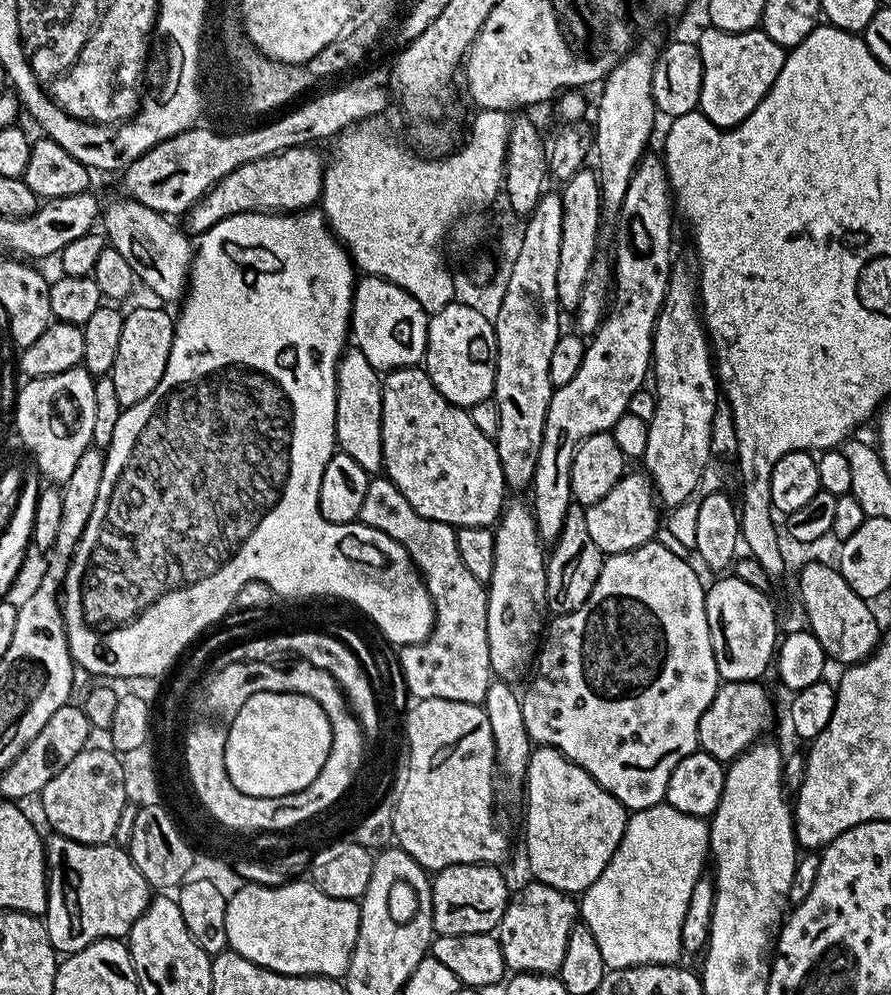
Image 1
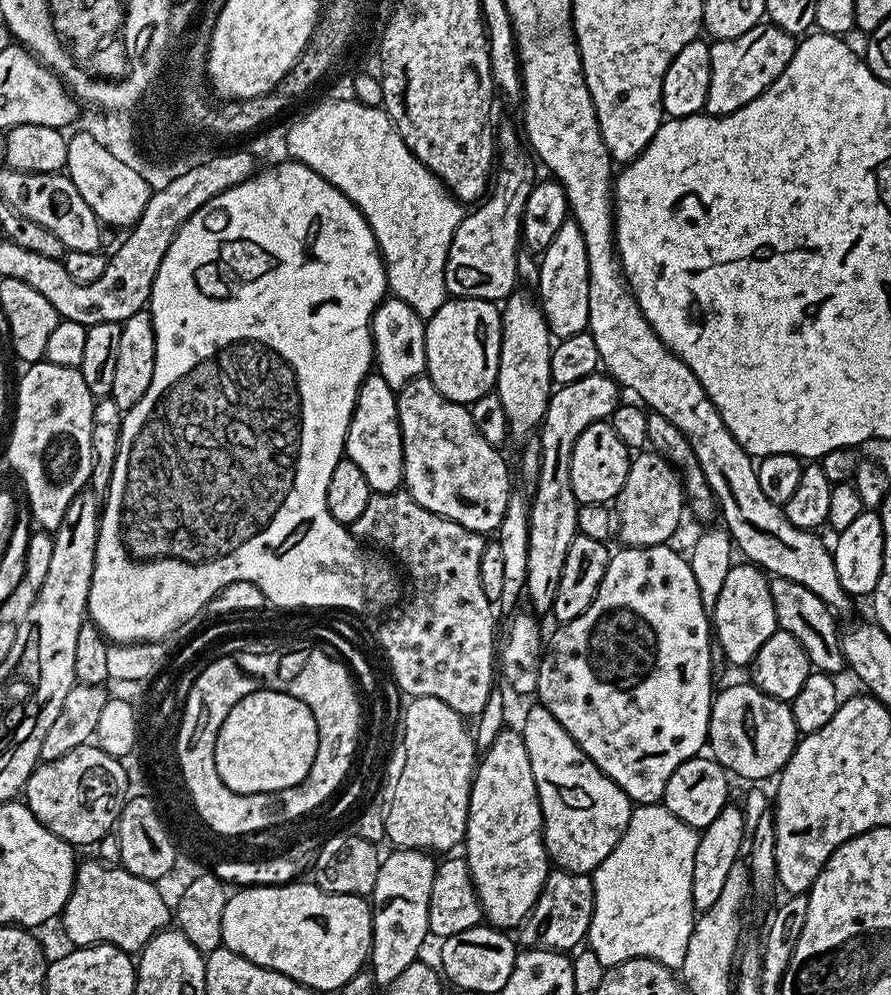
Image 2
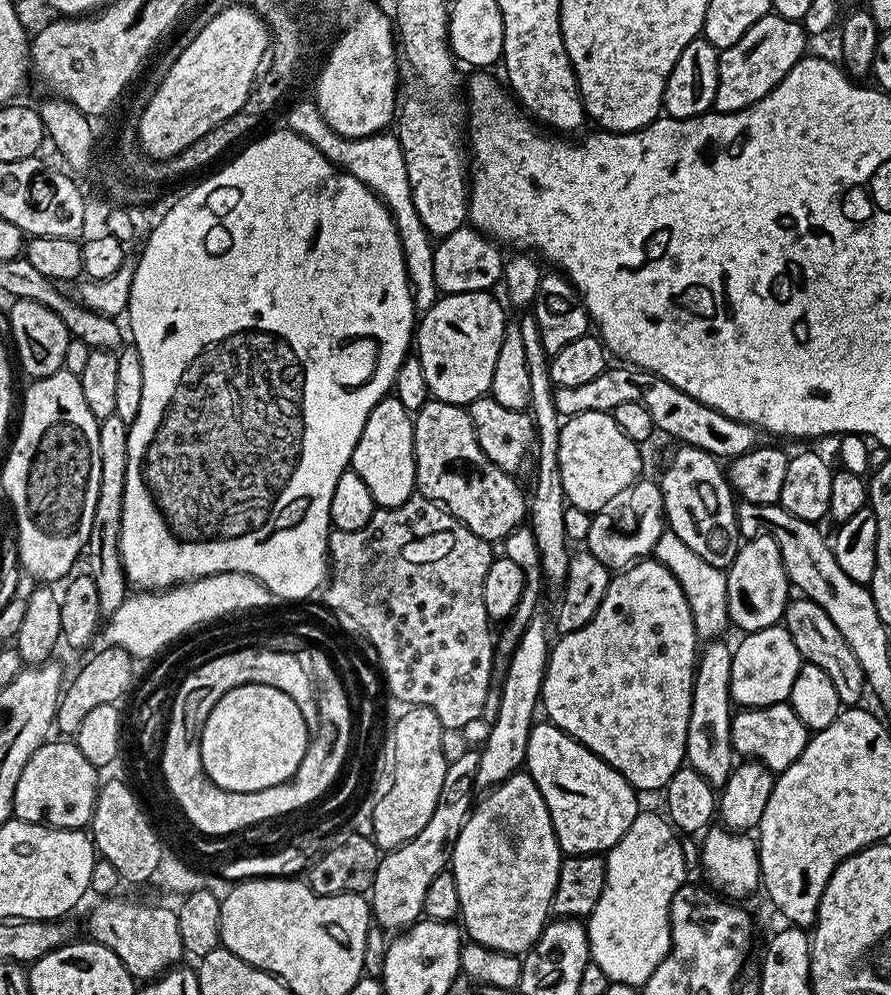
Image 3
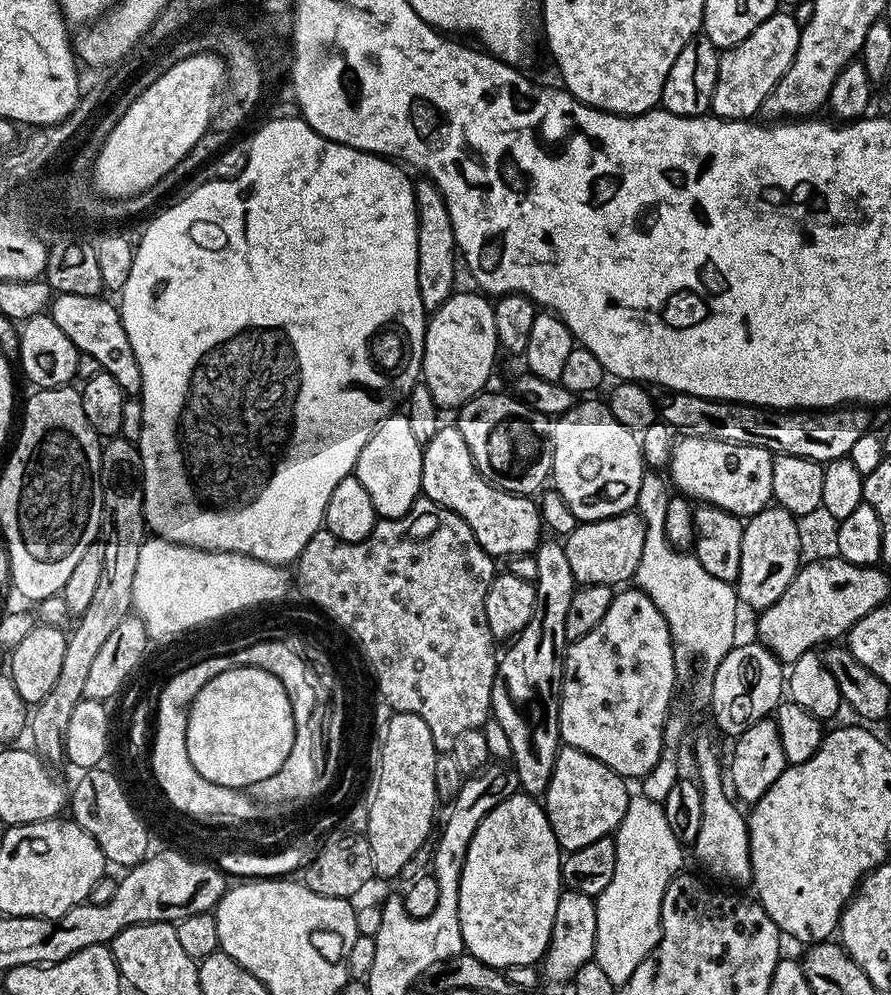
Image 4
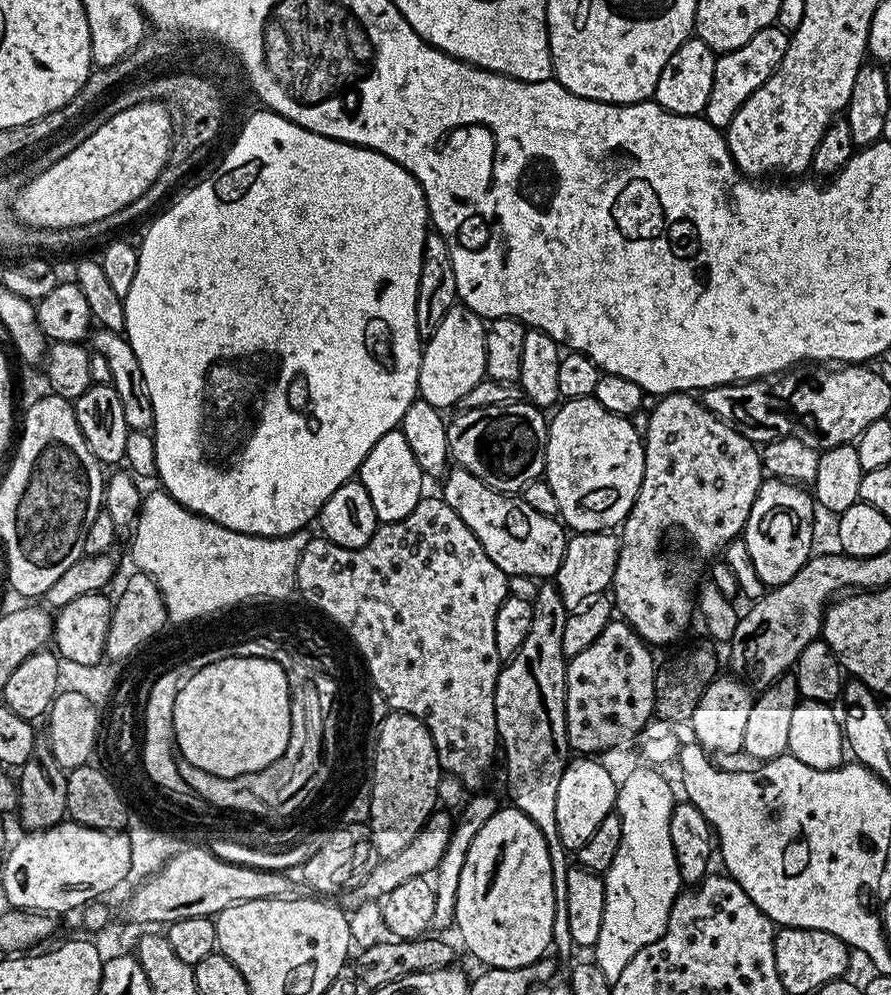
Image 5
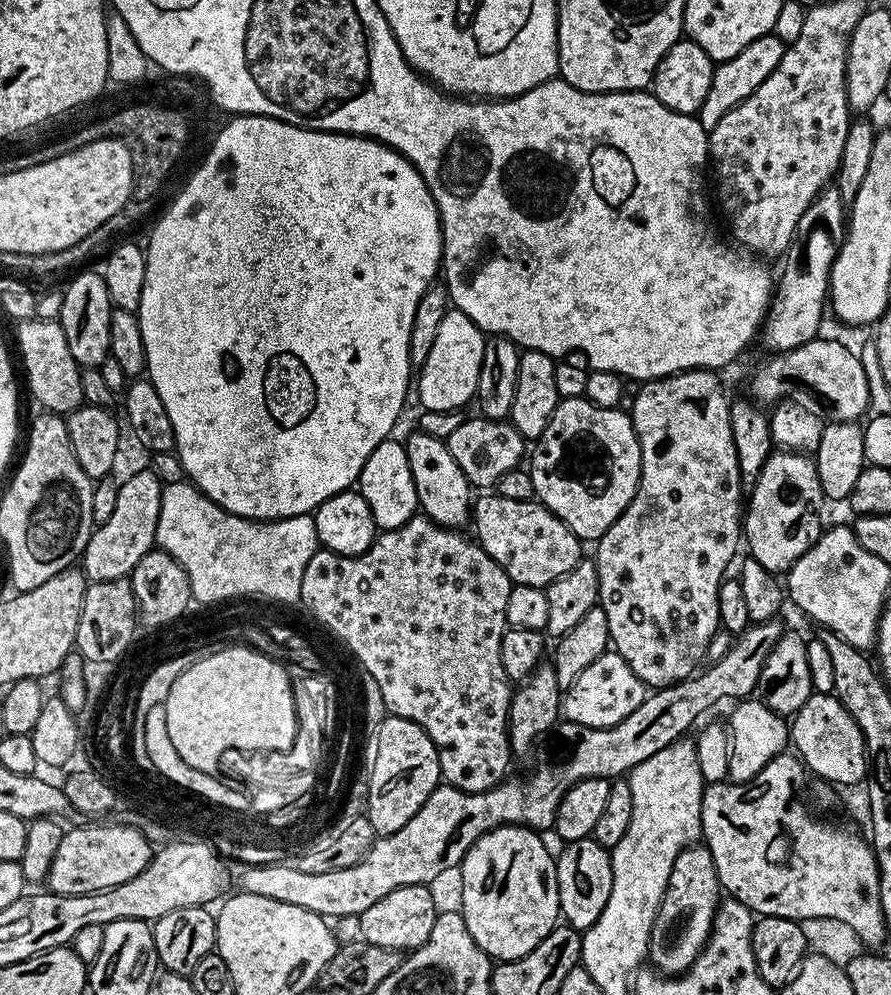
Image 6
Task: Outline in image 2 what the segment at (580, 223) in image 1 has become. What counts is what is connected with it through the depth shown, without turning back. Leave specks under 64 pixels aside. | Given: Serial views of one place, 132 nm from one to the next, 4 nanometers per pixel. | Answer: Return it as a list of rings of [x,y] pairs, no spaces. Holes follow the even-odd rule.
[[[568,218],[559,227],[553,241],[546,246],[539,257],[540,283],[538,305],[544,313],[548,330],[557,341],[570,338],[574,334],[585,331],[590,318],[590,282],[588,281],[588,259],[586,258],[586,242],[576,221]]]

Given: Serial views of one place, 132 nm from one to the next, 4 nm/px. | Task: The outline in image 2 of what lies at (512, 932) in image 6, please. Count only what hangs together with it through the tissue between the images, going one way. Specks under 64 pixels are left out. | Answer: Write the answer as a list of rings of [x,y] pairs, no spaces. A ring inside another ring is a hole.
[[[511,726],[505,727],[503,731],[500,731],[495,742],[493,742],[490,747],[483,749],[482,755],[479,757],[475,773],[472,777],[472,793],[468,799],[468,825],[464,831],[462,855],[468,862],[468,869],[472,875],[472,881],[474,882],[476,893],[480,899],[480,911],[483,919],[487,921],[489,925],[501,930],[519,929],[520,924],[527,918],[530,914],[530,910],[538,902],[541,890],[544,889],[544,883],[550,871],[550,861],[548,859],[548,851],[544,845],[544,819],[542,818],[542,810],[538,802],[538,790],[534,786],[534,770],[530,770],[530,754],[526,754],[523,735],[521,735],[517,729],[515,732]]]

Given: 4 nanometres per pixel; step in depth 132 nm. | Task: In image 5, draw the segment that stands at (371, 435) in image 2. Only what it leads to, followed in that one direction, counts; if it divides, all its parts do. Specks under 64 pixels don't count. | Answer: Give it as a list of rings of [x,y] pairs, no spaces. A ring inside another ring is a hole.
[[[398,430],[382,434],[382,438],[374,442],[370,454],[366,454],[366,458],[360,463],[358,479],[362,486],[366,486],[370,502],[374,502],[377,521],[385,524],[406,518],[406,514],[410,514],[410,510],[418,506],[426,483],[424,472],[418,466],[418,458],[414,458],[410,445]]]

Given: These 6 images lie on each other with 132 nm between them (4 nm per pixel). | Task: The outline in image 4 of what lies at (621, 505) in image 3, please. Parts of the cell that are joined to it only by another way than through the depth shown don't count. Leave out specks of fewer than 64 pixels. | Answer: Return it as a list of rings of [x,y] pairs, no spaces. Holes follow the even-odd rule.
[[[630,511],[605,520],[577,523],[576,529],[567,536],[563,545],[566,550],[566,559],[570,561],[570,570],[574,570],[577,585],[624,586],[633,579],[635,571],[638,570],[645,539],[643,521],[635,511]]]

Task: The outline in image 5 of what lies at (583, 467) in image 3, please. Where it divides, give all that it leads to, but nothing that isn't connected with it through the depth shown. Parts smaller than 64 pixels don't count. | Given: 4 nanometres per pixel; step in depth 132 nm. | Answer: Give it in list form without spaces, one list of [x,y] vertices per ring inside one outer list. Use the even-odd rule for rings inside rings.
[[[590,396],[564,400],[552,414],[543,479],[558,498],[559,519],[573,533],[602,532],[623,525],[644,477],[644,441],[638,428],[636,432],[629,417],[610,414]]]

